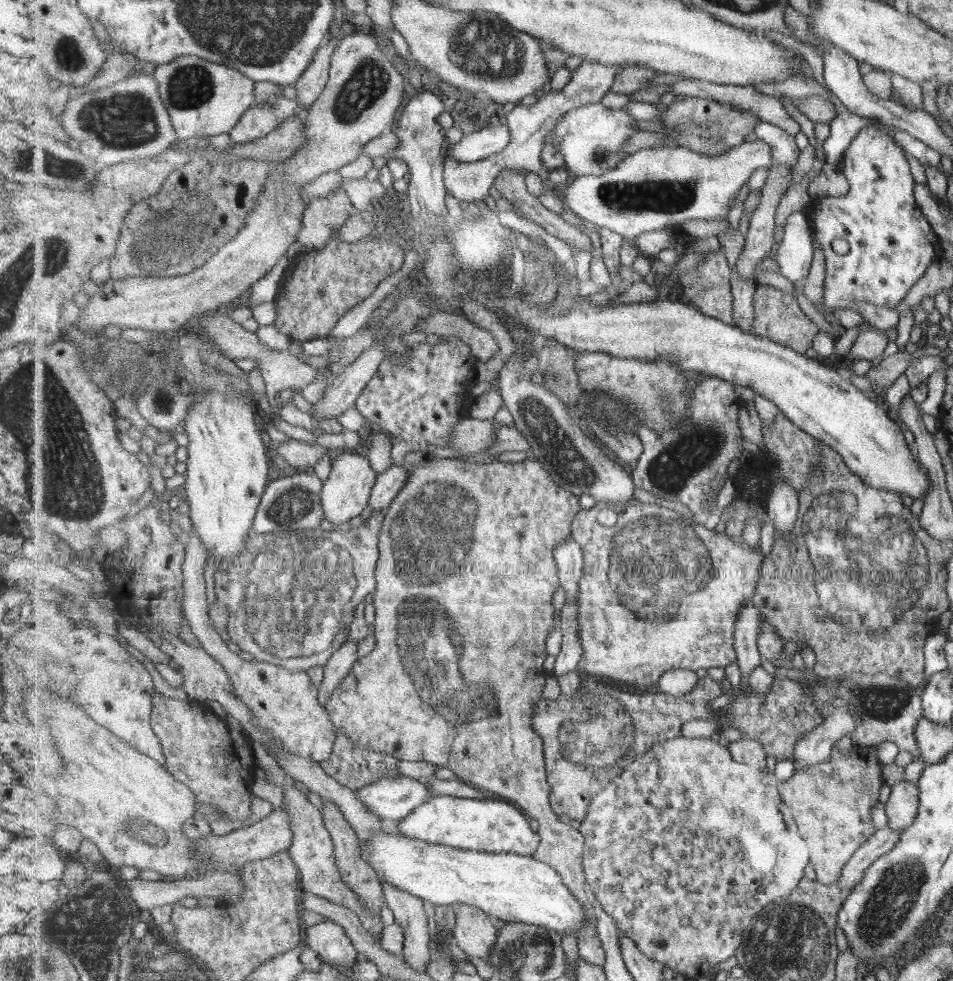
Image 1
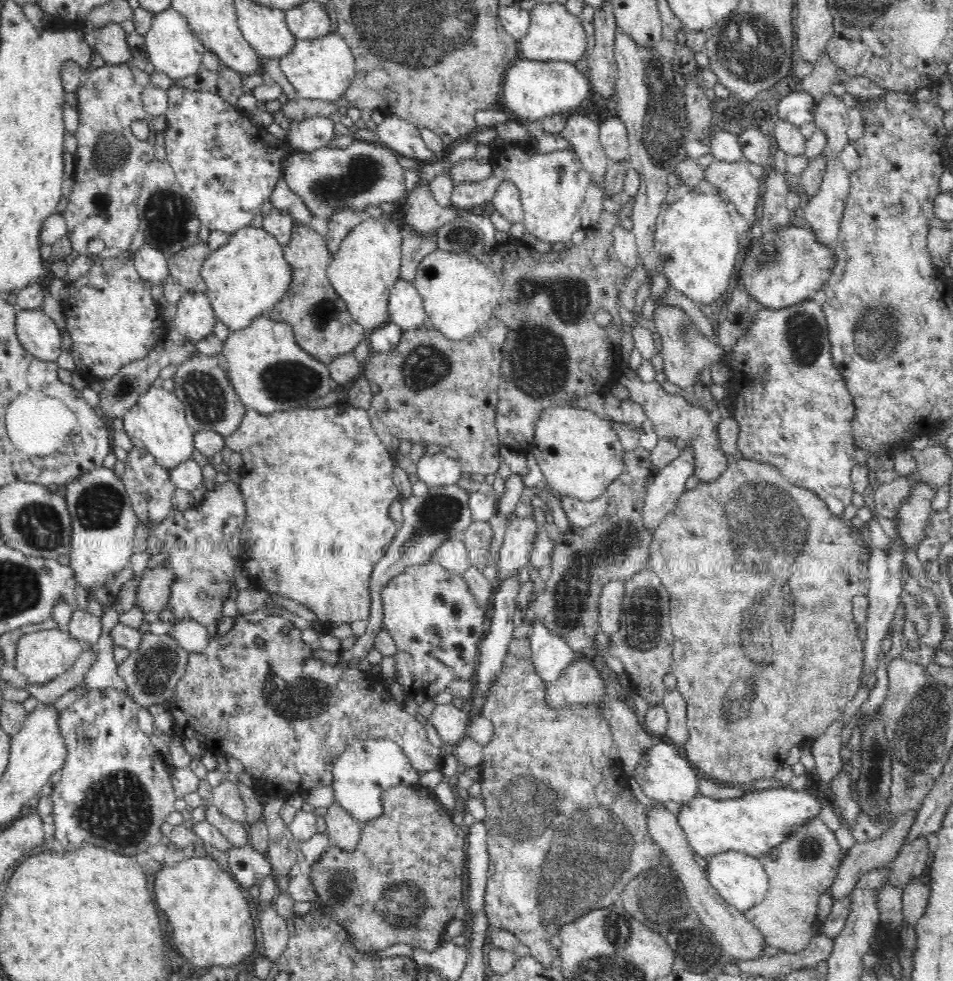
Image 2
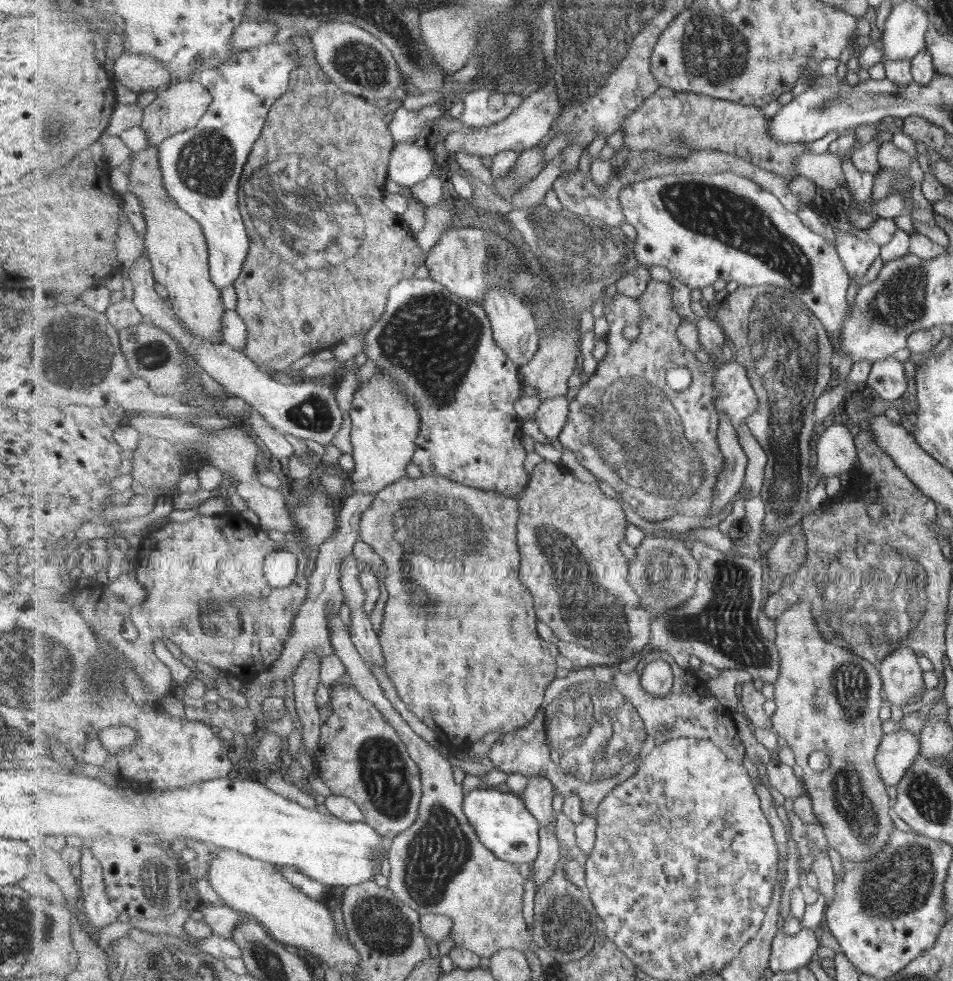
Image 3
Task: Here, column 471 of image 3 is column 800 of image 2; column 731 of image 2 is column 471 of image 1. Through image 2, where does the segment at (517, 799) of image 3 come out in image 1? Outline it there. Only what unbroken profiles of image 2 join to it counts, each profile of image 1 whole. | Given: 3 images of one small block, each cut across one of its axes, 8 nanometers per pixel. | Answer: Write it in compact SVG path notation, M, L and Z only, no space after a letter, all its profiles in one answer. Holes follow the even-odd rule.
M435 795L429 801L423 803L421 806L418 806L411 814L409 814L409 816L407 816L407 818L404 819L404 821L401 821L398 824L398 829L399 833L407 838L417 838L417 840L433 843L435 845L450 846L458 849L479 851L484 853L515 853L523 856L533 856L537 852L537 848L539 848L539 845L541 844L541 836L539 831L535 832L535 830L533 830L533 826L529 824L529 820L530 817L521 808L519 808L516 804L510 802L508 799L487 798L487 800L481 800L454 797L449 795Z

